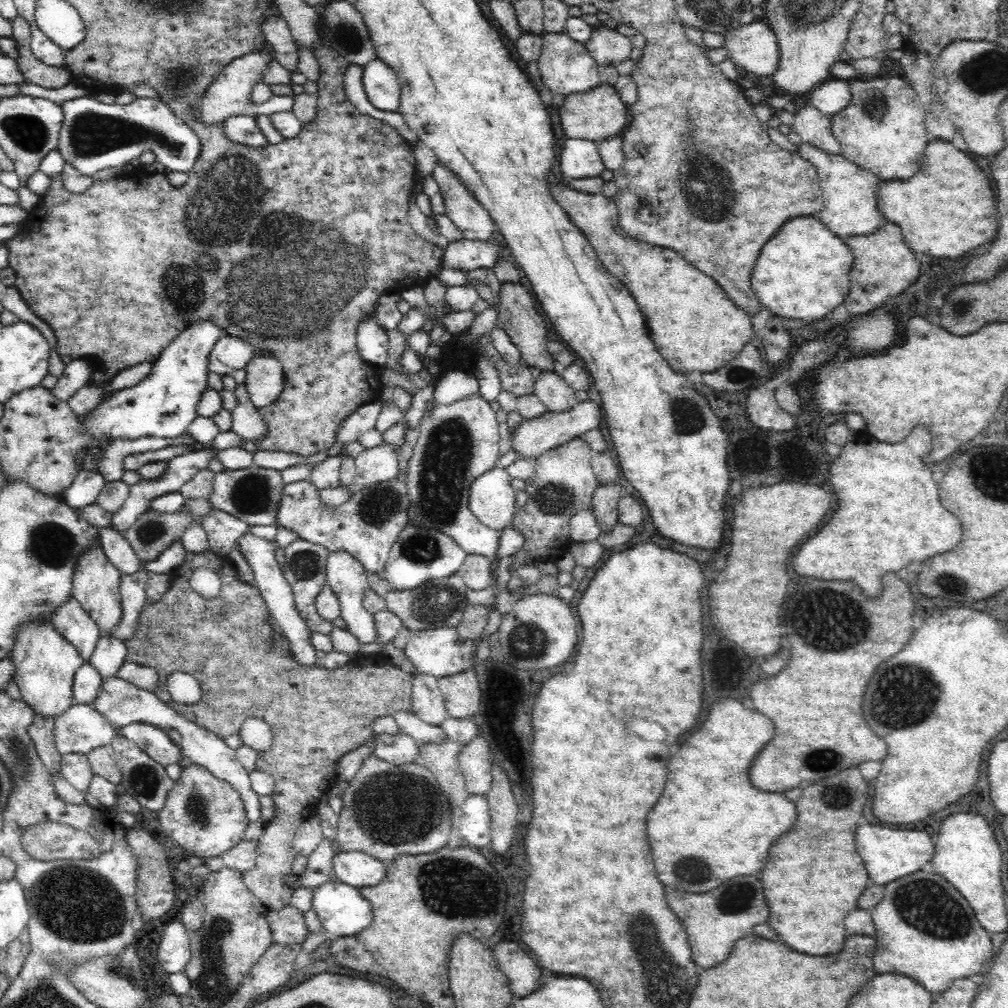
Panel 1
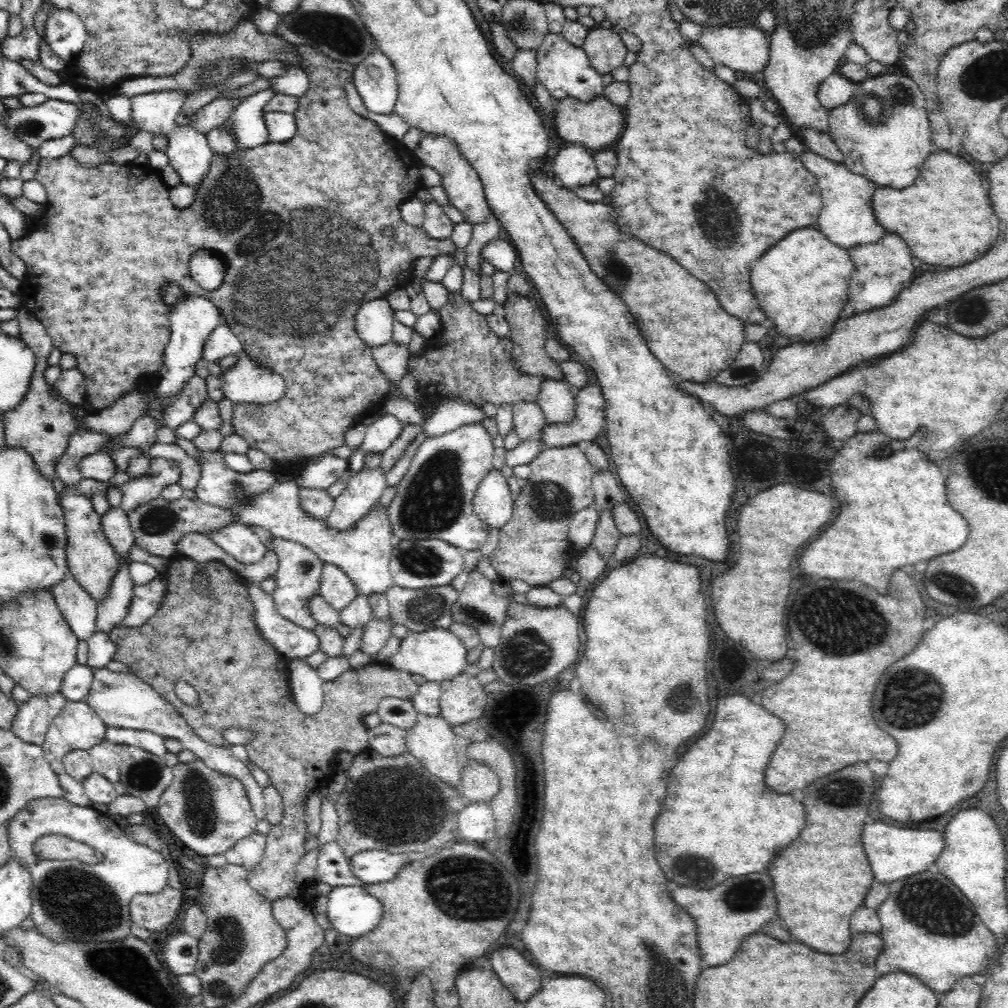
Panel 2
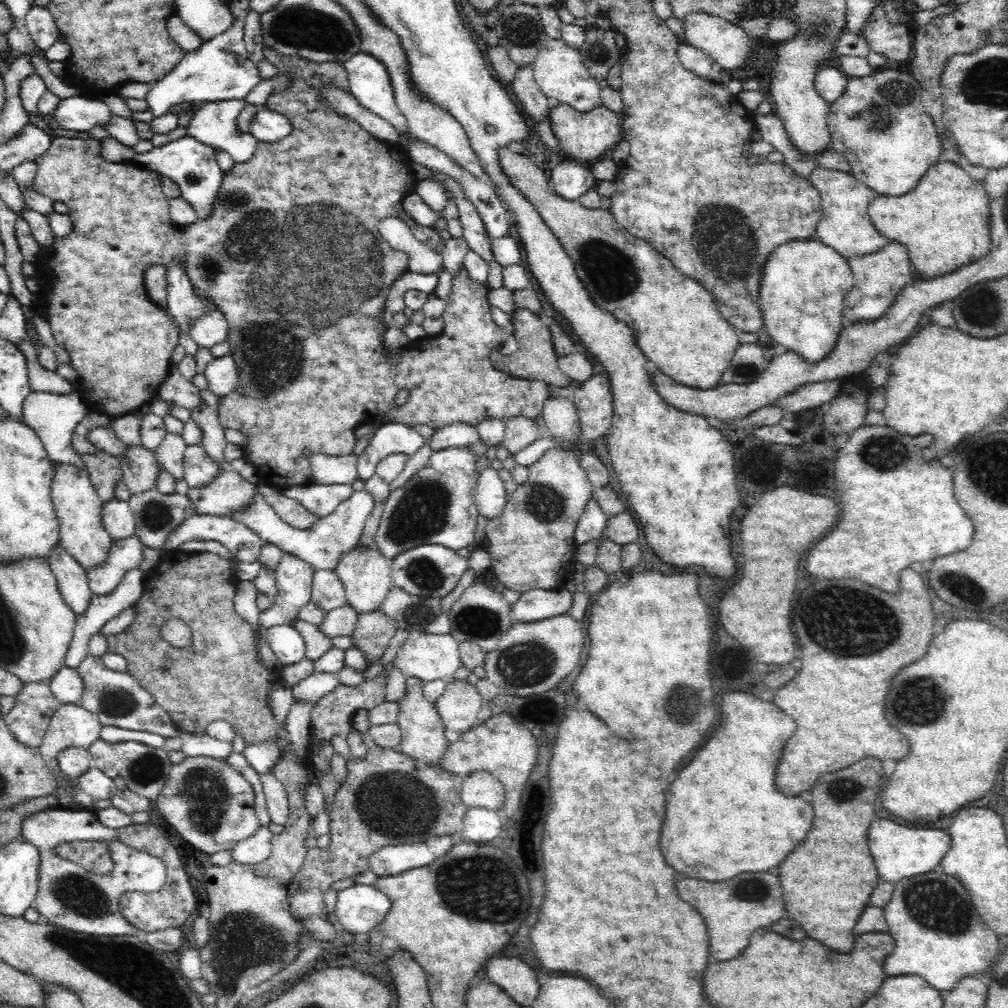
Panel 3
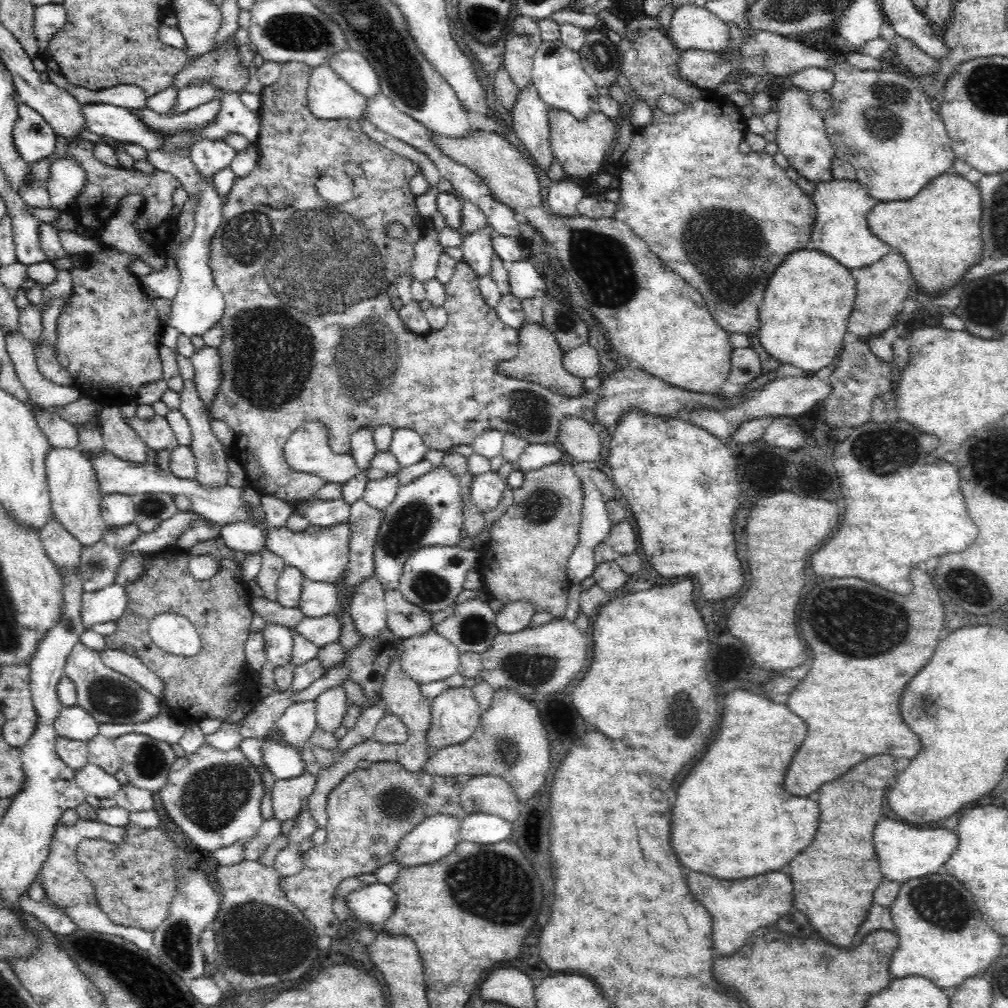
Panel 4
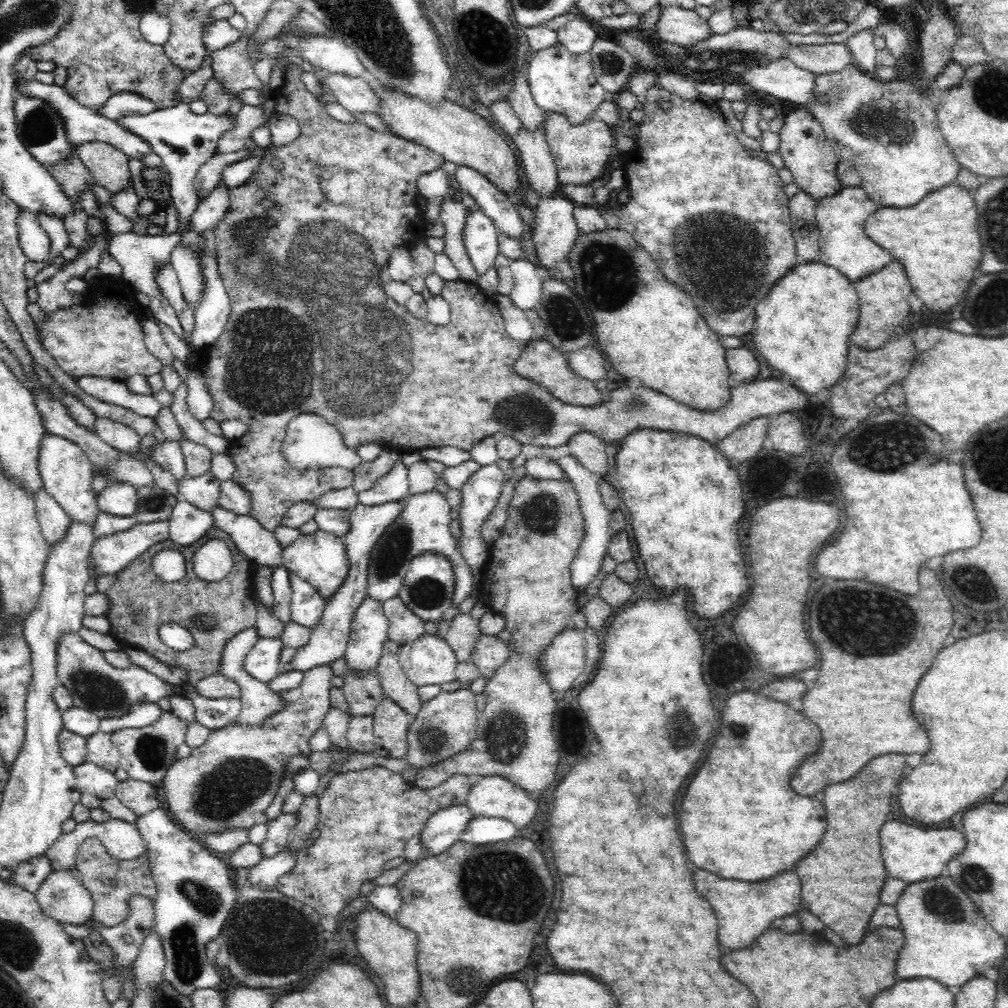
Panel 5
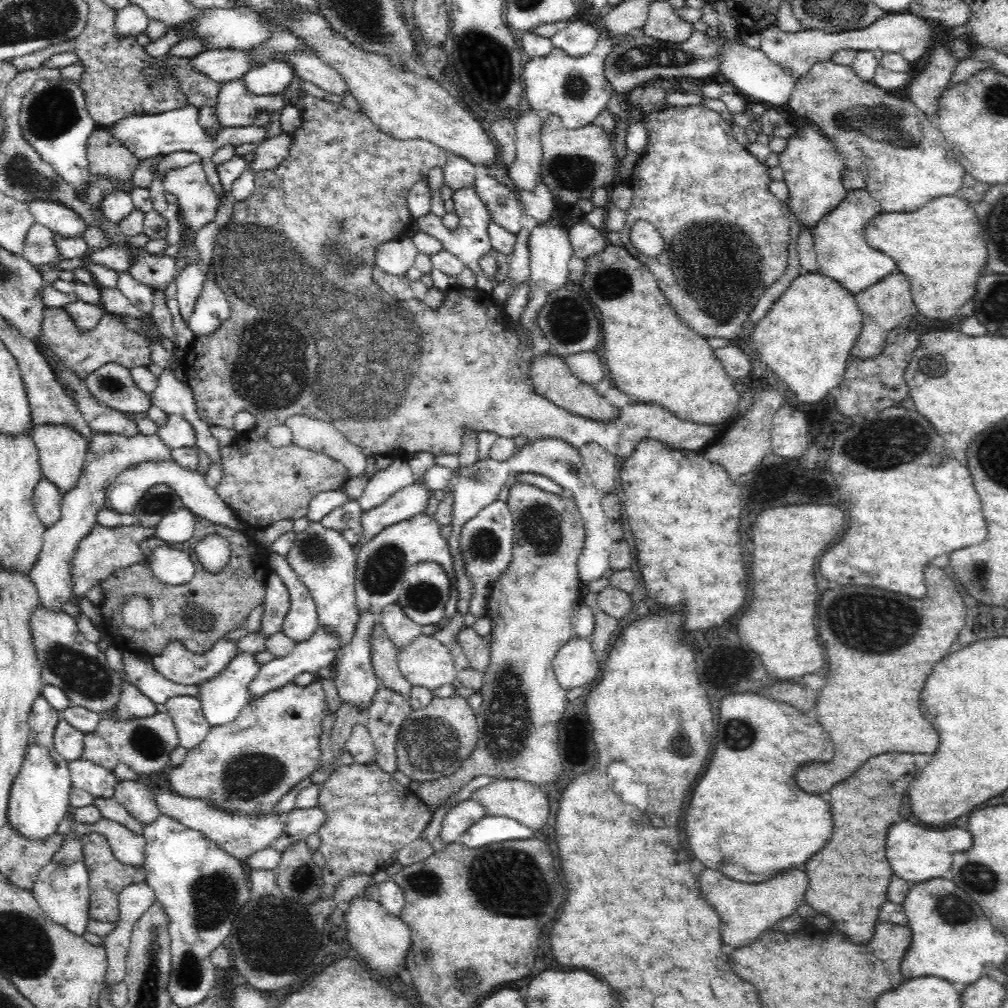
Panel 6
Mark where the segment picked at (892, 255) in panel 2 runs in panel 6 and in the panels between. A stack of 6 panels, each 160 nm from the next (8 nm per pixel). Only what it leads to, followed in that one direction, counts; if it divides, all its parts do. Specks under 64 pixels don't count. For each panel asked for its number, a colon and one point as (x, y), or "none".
3: (878, 277)
4: (882, 287)
5: (883, 296)
6: (887, 304)

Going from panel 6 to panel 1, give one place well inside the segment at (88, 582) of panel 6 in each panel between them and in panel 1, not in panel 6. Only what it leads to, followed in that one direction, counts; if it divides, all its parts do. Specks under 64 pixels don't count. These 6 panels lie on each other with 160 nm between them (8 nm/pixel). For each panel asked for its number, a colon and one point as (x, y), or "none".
1: (268, 578)
2: (238, 541)
3: (244, 544)
4: (165, 536)
5: (109, 555)

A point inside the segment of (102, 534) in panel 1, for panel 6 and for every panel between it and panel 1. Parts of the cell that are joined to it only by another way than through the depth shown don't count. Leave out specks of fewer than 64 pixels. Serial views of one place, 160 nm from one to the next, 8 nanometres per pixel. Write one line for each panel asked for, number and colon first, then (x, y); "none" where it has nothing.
2: (116, 527)
3: (118, 520)
4: (117, 511)
5: (119, 500)
6: (123, 496)

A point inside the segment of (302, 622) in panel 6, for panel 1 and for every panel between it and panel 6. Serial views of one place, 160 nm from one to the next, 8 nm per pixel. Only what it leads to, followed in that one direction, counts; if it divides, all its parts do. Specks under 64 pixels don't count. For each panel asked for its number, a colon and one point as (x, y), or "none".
1: (347, 577)
2: (336, 588)
3: (328, 592)
4: (317, 598)
5: (307, 605)

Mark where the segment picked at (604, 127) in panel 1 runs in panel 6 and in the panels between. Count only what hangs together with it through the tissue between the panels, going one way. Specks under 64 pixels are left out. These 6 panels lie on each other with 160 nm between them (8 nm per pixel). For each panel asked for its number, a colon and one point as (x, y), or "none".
2: (598, 123)
3: (585, 136)
4: (580, 146)
5: (583, 153)
6: (574, 162)

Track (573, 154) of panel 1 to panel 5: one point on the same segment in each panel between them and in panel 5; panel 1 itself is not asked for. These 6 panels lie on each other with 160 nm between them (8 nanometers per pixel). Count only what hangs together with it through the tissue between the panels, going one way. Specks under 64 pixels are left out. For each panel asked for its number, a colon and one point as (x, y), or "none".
2: (575, 165)
3: (570, 179)
4: (564, 194)
5: (555, 231)

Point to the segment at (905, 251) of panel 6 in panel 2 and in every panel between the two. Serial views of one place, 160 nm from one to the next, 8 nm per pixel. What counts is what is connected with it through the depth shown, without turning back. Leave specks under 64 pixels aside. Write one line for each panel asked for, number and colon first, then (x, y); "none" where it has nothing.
2: (944, 216)
3: (943, 221)
4: (937, 231)
5: (936, 240)

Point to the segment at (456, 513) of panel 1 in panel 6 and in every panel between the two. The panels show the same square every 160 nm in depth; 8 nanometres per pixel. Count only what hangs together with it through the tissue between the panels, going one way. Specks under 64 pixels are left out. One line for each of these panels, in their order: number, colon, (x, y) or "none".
2: (435, 499)
3: (436, 506)
4: (428, 512)
5: (423, 526)
6: (381, 562)

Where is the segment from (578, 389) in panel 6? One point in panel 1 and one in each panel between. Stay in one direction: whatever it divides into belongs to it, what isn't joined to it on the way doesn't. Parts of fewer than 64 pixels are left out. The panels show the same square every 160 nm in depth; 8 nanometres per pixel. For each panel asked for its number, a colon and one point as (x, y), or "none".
1: (517, 315)
2: (527, 325)
3: (535, 358)
4: (540, 360)
5: (540, 362)

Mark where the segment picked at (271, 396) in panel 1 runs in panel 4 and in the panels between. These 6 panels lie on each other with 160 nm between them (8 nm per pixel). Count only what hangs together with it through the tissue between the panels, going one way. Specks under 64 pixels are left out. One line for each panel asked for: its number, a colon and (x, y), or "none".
2: (248, 382)
3: (222, 374)
4: (208, 364)

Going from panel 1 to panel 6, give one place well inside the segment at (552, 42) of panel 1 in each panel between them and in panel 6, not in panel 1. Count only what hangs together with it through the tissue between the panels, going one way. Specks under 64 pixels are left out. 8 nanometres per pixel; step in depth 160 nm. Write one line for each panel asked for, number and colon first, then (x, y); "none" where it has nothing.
2: (564, 69)
3: (559, 70)
4: (557, 73)
5: (562, 82)
6: (575, 89)

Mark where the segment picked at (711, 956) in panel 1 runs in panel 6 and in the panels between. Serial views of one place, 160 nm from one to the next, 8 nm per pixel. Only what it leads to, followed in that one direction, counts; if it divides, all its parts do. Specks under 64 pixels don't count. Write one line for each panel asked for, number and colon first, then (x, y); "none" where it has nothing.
2: (724, 916)
3: (732, 910)
4: (739, 907)
5: (744, 910)
6: (746, 910)

